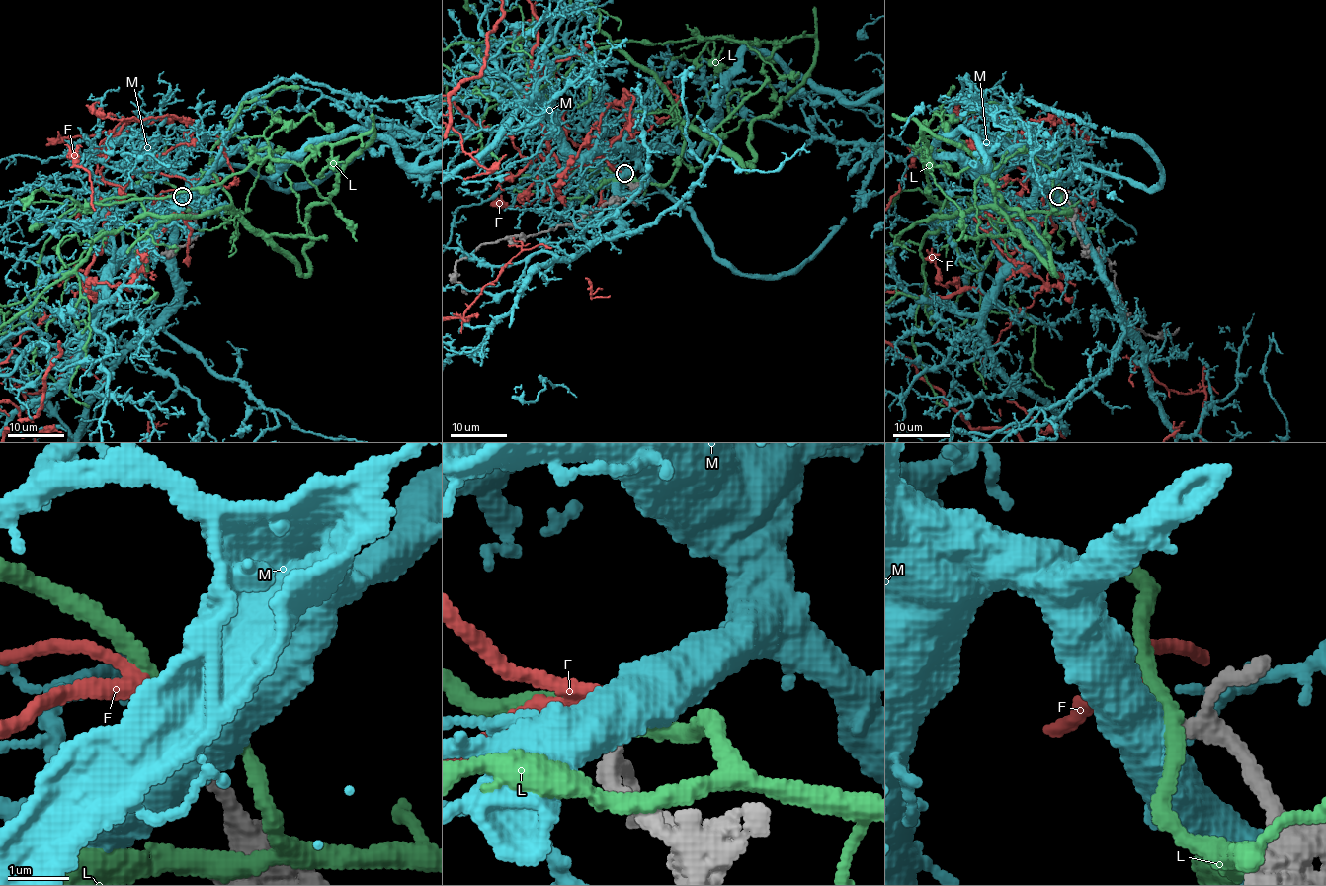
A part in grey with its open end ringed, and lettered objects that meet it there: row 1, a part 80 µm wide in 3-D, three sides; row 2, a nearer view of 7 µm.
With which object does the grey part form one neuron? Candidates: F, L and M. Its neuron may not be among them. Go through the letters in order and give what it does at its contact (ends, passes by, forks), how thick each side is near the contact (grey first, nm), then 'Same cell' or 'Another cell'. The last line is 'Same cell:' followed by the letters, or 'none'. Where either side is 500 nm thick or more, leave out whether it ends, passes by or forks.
F: It passes by. Thickness 190 nm (grey) against 190 nm. Same cell
L: It passes by. Thickness 240 nm (grey) against 240 nm. Another cell
M: Thickness 260 nm (grey) against 600 nm. Another cell
Same cell: F

